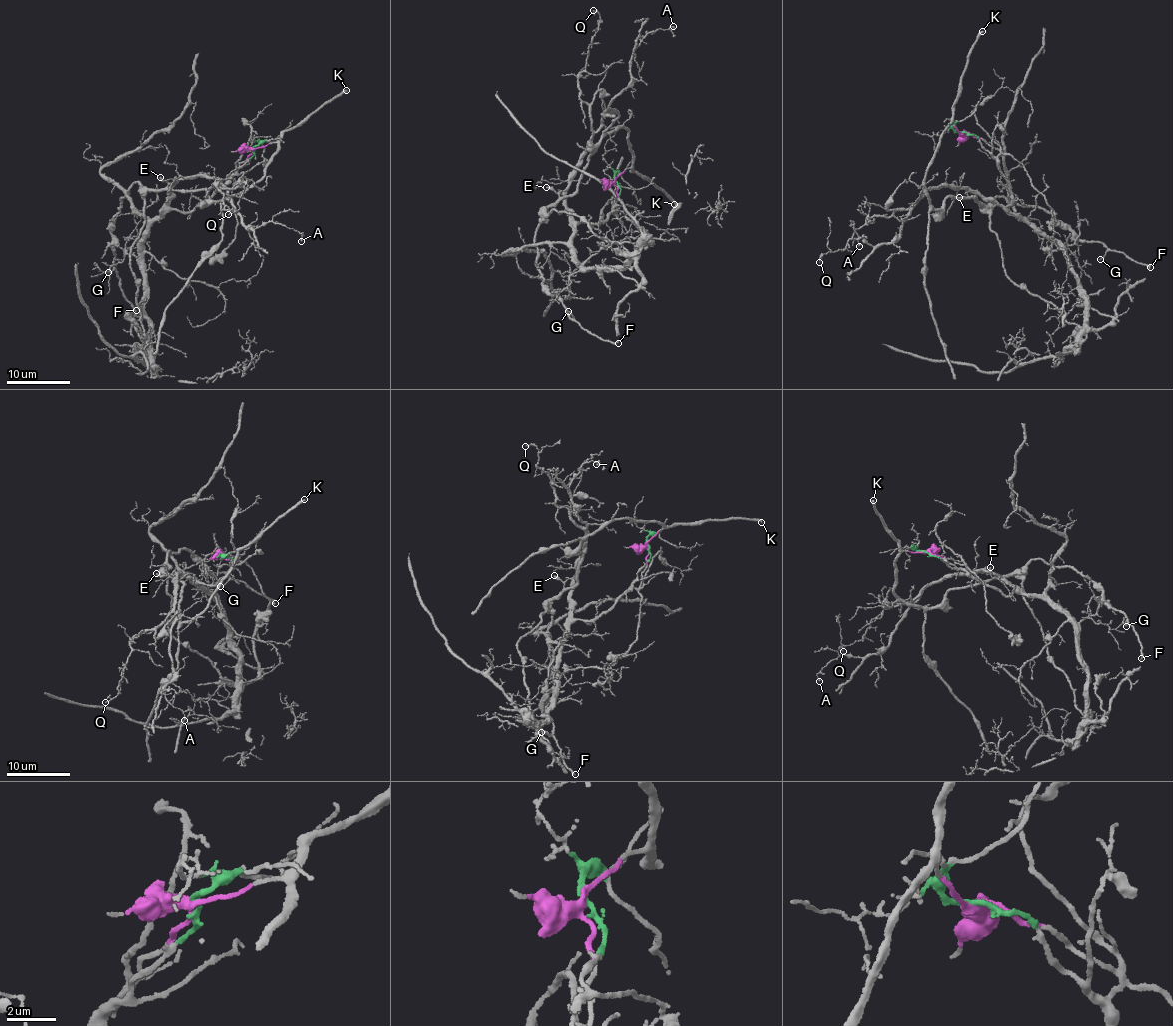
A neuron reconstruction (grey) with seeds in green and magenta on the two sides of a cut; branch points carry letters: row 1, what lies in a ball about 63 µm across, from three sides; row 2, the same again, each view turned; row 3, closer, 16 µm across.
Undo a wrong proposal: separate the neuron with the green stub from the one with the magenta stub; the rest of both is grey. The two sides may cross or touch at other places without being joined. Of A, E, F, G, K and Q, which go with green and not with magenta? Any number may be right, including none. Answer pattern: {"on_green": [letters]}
{"on_green": ["A", "Q"]}

